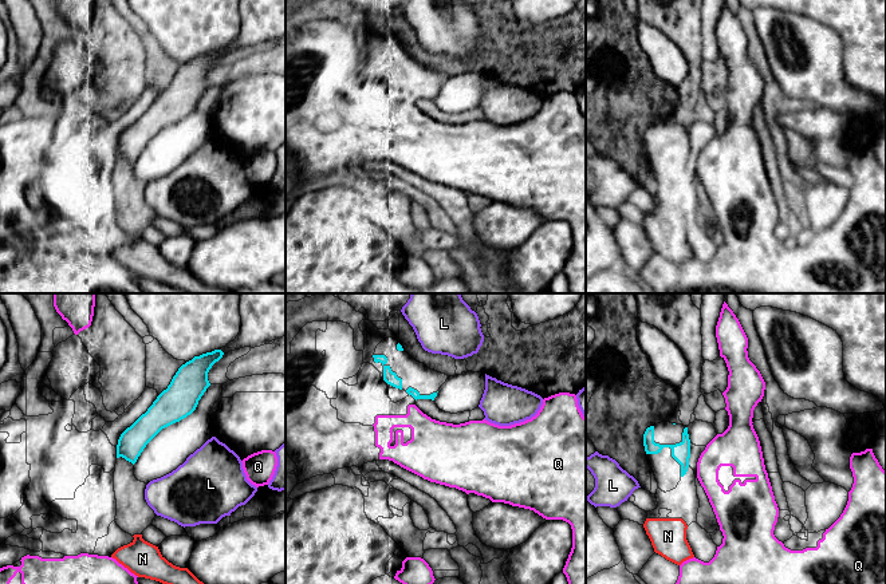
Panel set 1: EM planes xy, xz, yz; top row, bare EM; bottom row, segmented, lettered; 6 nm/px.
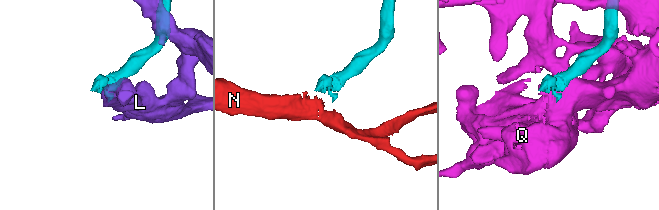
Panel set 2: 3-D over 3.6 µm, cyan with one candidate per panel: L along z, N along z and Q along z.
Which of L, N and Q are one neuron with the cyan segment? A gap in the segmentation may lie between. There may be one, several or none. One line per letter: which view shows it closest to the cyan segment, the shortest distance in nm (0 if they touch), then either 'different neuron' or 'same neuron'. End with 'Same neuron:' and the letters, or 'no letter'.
L: nearest in xz; 110 nm apart; different neuron
N: nearest in yz; 260 nm apart; same neuron
Q: nearest in xz; 30 nm apart; different neuron
Same neuron: N

